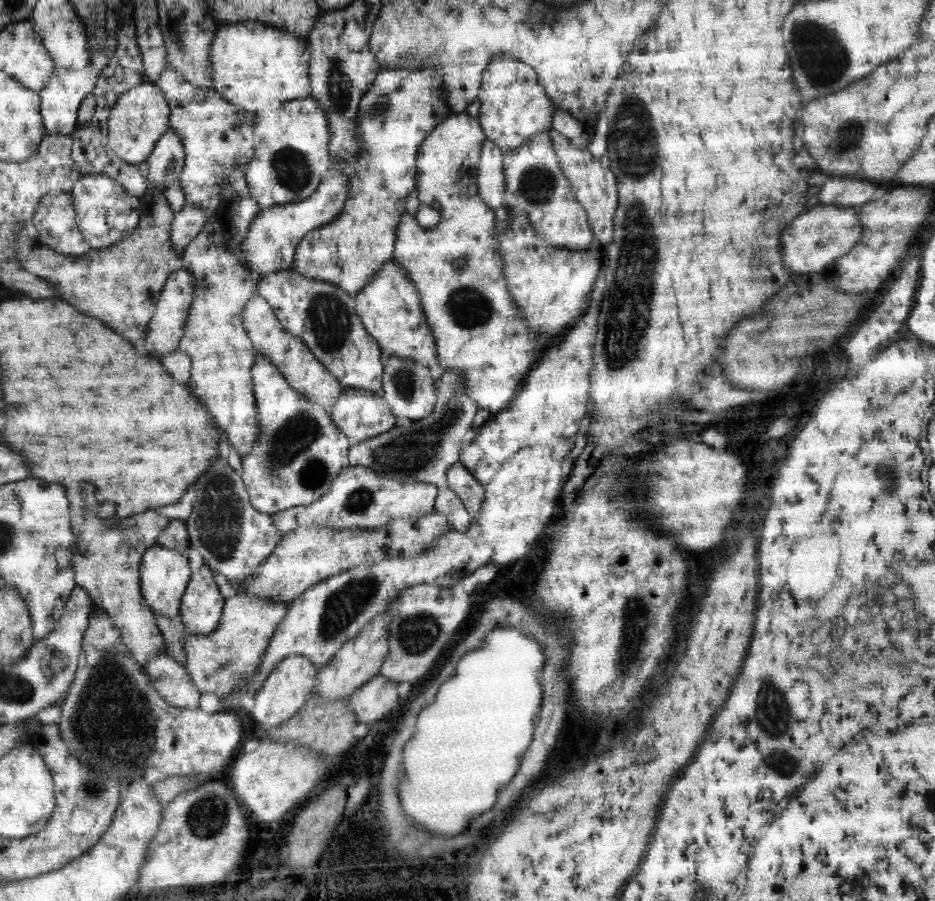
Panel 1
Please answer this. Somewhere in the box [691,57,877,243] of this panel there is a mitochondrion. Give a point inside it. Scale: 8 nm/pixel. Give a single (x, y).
(849, 136)

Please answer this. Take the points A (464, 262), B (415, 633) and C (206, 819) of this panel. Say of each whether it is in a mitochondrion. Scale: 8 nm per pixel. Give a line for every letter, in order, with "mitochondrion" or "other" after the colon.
A: mitochondrion
B: mitochondrion
C: mitochondrion

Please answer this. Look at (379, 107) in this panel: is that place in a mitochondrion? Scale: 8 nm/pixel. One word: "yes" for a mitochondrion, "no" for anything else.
yes

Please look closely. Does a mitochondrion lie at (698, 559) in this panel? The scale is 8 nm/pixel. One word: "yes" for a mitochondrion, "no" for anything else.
no

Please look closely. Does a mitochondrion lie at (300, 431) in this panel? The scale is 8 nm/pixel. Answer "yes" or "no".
yes

